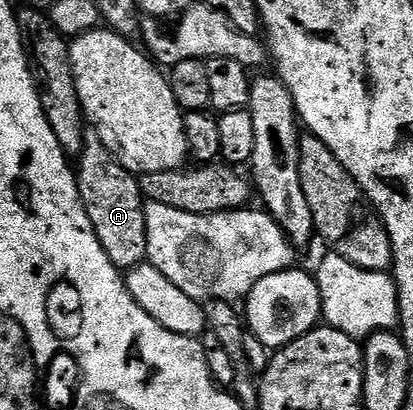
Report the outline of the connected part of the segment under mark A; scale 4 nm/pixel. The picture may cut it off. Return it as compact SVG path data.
M94 134L88 135L82 141L79 158L79 164L77 160L79 197L105 254L109 254L109 262L113 262L113 266L120 270L136 268L138 264L147 260L147 231L145 230L145 210L143 209L145 201L139 189L136 173L130 172L125 165L120 164L101 142L101 138Z

